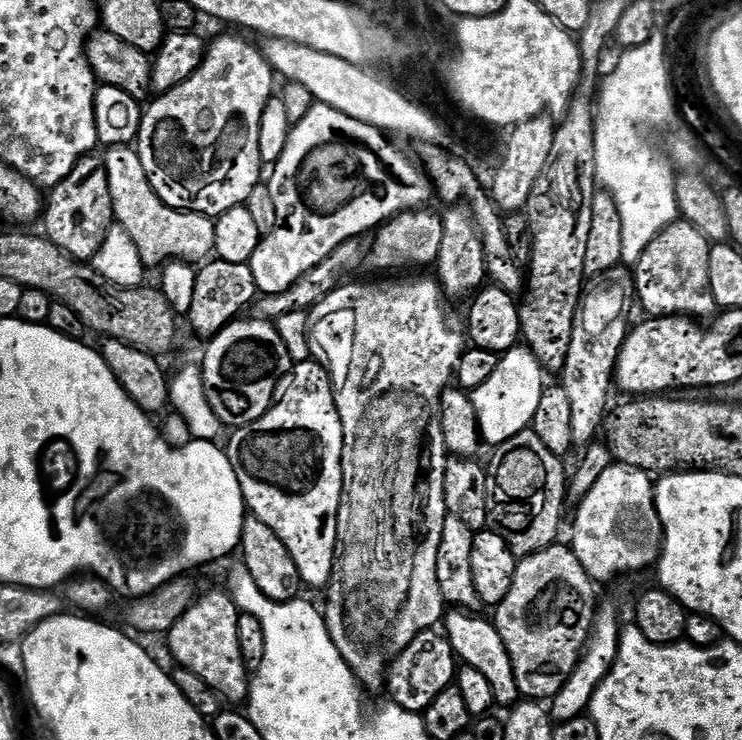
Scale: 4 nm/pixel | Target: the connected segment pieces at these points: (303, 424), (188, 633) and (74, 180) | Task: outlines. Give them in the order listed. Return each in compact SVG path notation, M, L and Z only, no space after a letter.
M312 358L295 365L272 408L266 410L258 422L237 428L229 436L232 437L226 443L226 451L234 466L234 474L238 474L247 511L266 522L266 526L282 538L286 550L290 550L290 558L294 558L294 566L298 566L301 581L307 587L309 584L312 588L327 589L338 538L344 449L342 418L338 414L336 391L332 388L327 367Z
M227 591L208 592L205 596L203 593L166 633L173 658L186 671L193 672L206 687L213 688L222 699L229 700L232 706L243 705L250 696L250 669L242 658L242 646L238 646L238 618L241 614Z
M96 154L80 157L70 174L66 174L66 178L62 178L62 182L51 189L49 196L52 197L49 200L47 197L46 207L42 212L46 239L74 260L91 261L105 233L114 222L110 182L103 159Z

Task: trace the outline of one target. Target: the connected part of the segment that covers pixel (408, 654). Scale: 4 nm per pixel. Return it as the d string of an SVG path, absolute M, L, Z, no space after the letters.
M429 630L418 634L418 638L414 638L414 642L410 642L410 646L406 646L406 650L402 650L402 654L392 661L386 677L386 692L392 695L389 696L391 703L422 714L430 702L442 694L442 690L453 687L457 671L456 653L447 639L439 631Z

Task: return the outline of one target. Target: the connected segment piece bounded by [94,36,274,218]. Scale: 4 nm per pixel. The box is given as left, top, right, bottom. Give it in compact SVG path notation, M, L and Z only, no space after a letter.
M224 36L216 45L207 49L198 70L186 82L174 90L155 97L156 101L144 112L140 120L141 105L130 94L109 84L100 84L96 89L94 118L96 138L104 146L128 146L136 136L134 147L140 156L142 170L146 170L150 186L166 202L166 206L180 212L197 212L203 216L218 217L226 210L244 206L251 191L262 182L259 156L259 123L263 110L274 96L272 90L274 73L263 51L236 36Z

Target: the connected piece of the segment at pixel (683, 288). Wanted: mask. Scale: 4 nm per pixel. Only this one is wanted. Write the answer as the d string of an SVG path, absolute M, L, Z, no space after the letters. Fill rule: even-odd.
M683 218L666 226L634 266L635 299L649 317L708 318L717 311L710 290L710 242ZM705 316L705 317L704 317Z

